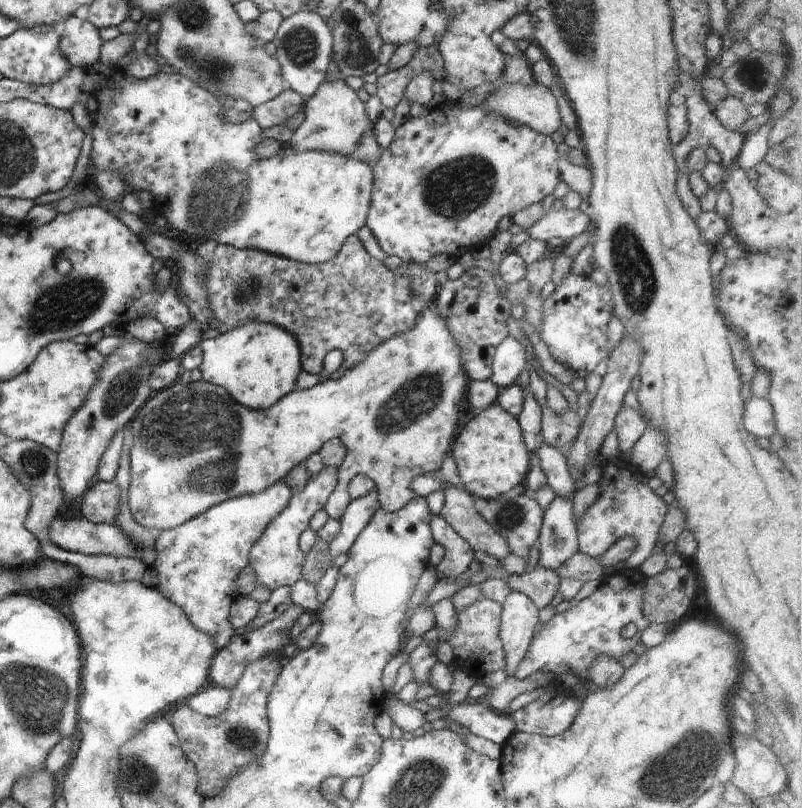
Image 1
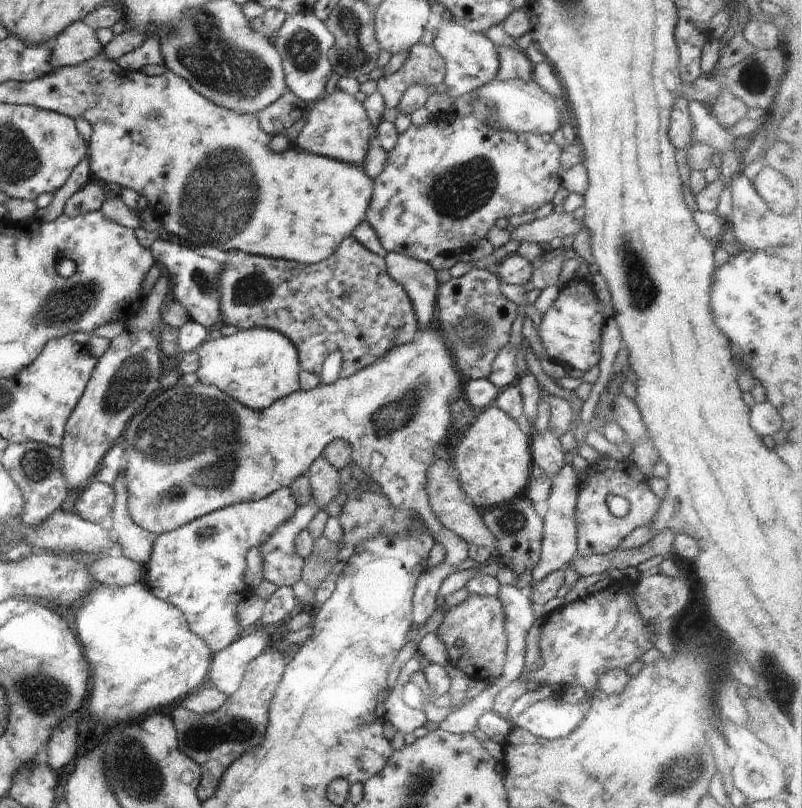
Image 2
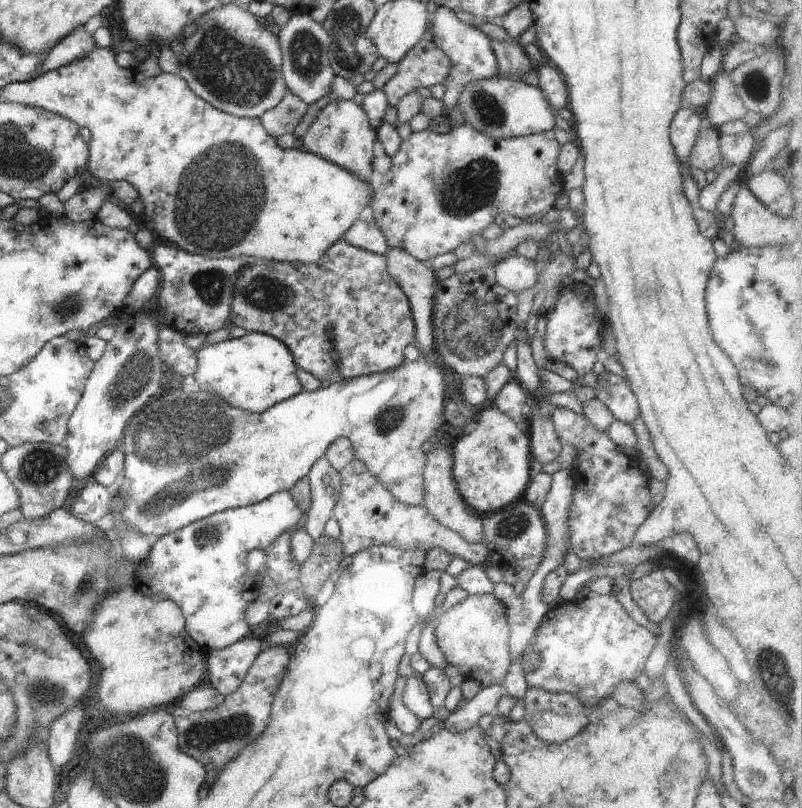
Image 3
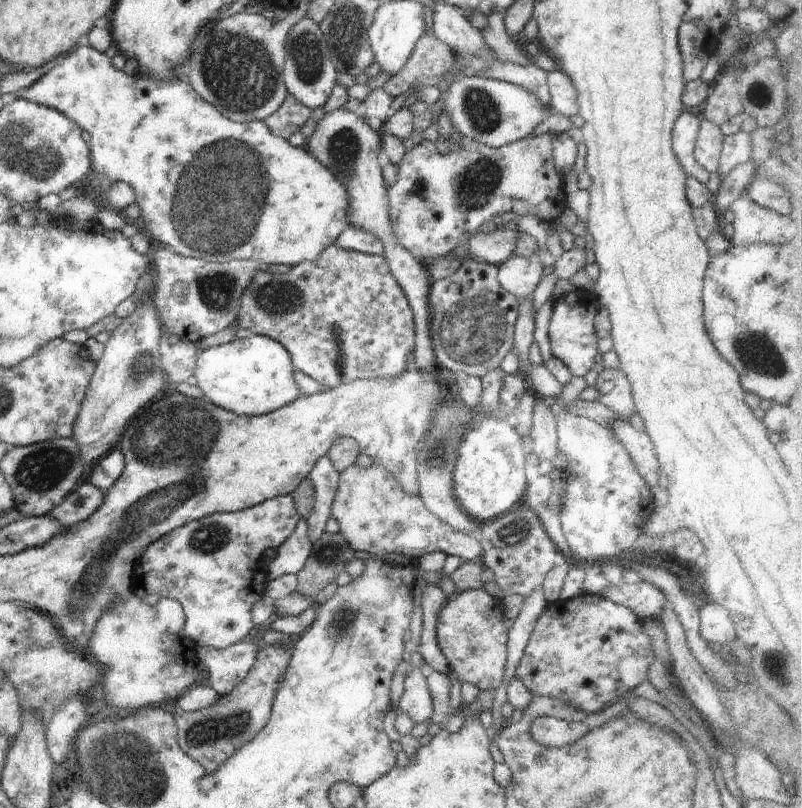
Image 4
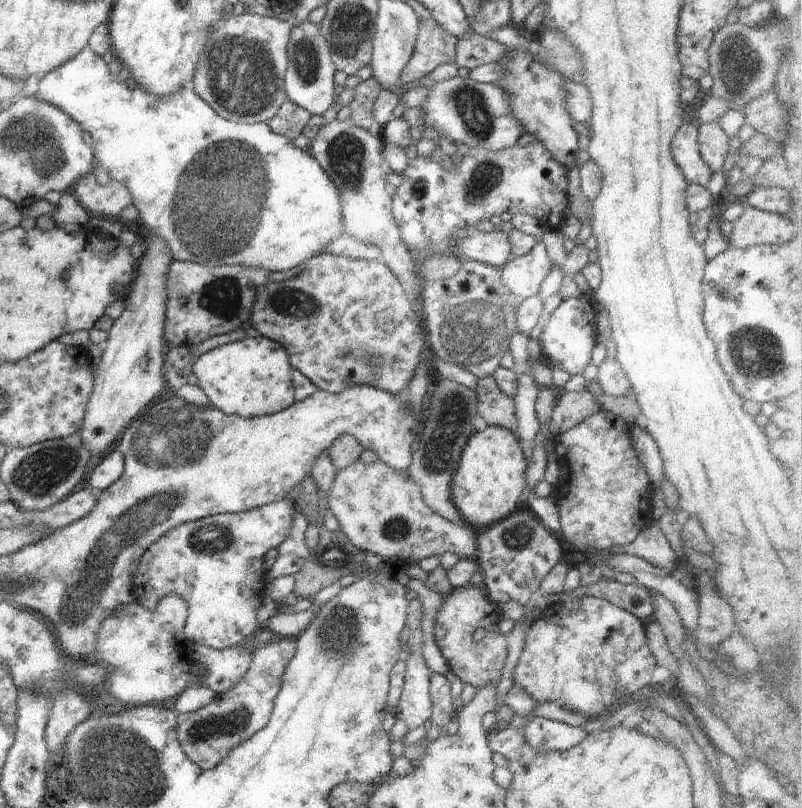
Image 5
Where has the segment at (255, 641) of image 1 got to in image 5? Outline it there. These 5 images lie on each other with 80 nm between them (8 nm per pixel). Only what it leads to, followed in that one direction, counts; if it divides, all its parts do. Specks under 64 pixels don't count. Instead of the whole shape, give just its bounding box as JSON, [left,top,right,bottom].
[190,644,253,694]

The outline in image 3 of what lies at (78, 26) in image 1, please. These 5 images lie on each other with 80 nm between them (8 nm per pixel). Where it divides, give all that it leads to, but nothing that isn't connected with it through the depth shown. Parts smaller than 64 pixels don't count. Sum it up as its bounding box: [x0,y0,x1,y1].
[32,27,96,80]

